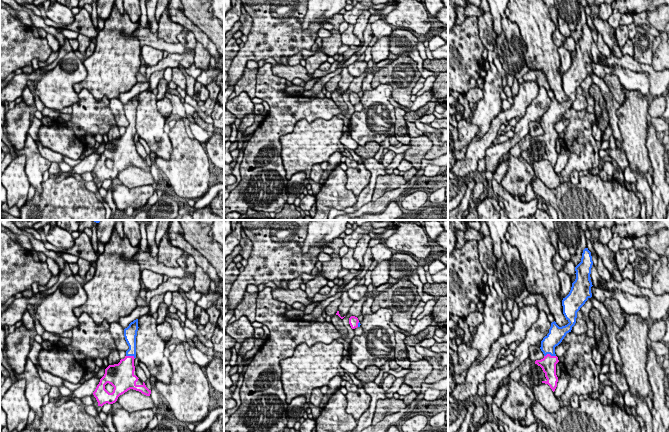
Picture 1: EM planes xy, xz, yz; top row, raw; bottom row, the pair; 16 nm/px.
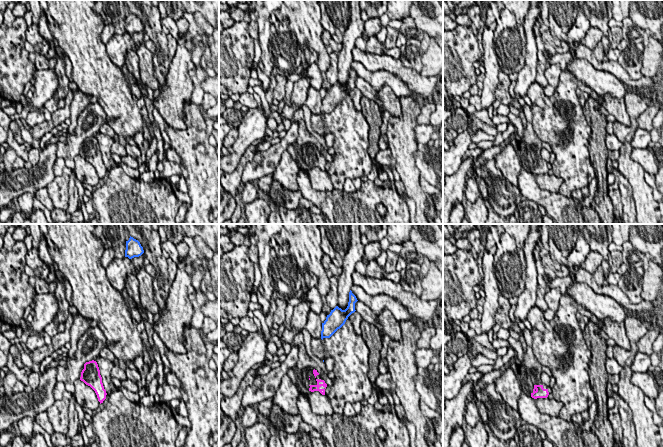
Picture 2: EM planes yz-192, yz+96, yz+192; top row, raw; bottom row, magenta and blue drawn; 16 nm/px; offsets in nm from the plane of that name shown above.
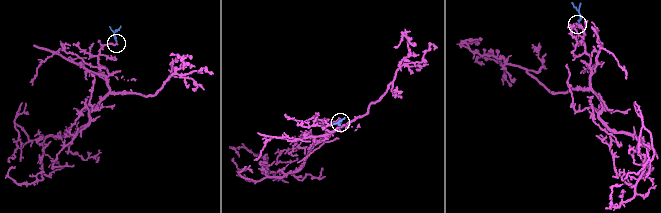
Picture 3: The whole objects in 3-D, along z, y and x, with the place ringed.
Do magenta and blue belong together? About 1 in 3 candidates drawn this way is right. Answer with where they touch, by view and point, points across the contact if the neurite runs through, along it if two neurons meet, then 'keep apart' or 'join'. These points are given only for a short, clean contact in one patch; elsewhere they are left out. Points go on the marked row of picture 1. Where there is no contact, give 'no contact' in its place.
meets magenta in yz at (549, 354); runs through yz (548, 364), (549, 354), (549, 343), (553, 339); join

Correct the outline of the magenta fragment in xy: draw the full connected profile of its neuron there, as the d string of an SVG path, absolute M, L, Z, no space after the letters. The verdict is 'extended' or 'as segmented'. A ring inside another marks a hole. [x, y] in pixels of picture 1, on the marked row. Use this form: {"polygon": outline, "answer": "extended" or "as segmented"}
{"polygon": "M136 319L124 329L124 337L129 349L126 351L124 359L121 359L118 364L109 365L105 369L104 376L100 379L99 384L93 392L93 395L98 402L98 406L102 407L106 403L115 403L120 395L130 389L150 396L151 390L146 387L144 382L142 385L137 385L136 382L139 378L134 374L138 328L138 319Z", "answer": "extended"}

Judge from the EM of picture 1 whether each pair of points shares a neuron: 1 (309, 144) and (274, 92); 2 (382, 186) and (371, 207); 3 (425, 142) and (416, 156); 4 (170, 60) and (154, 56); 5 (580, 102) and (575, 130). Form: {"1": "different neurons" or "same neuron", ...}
{"1": "different neurons", "2": "different neurons", "3": "same neuron", "4": "different neurons", "5": "different neurons"}

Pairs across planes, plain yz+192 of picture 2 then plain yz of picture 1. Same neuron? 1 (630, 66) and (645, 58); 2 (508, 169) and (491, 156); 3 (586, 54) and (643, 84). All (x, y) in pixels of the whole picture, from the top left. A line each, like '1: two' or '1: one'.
1: one
2: two
3: two

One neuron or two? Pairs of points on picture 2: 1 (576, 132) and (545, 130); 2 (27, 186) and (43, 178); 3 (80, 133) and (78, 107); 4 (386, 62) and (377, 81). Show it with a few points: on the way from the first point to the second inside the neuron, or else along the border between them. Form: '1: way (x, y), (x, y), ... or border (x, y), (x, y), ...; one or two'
1: way (571, 142), (563, 149), (555, 145), (555, 140); one
2: way (31, 182), (35, 178), (39, 178); one
3: border (89, 102), (78, 117), (75, 131), (70, 134); two
4: border (361, 62), (371, 71), (396, 74), (403, 82); two

